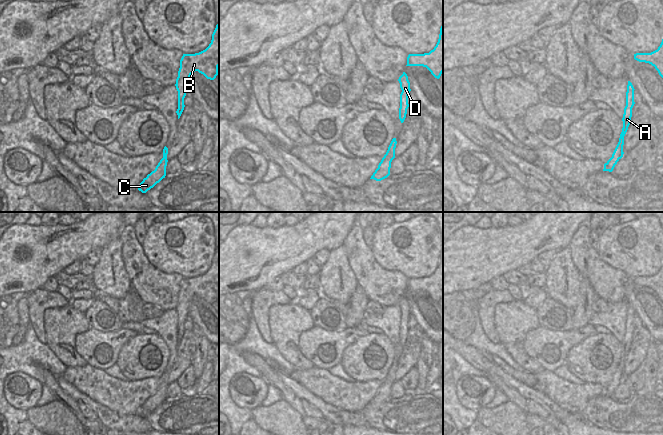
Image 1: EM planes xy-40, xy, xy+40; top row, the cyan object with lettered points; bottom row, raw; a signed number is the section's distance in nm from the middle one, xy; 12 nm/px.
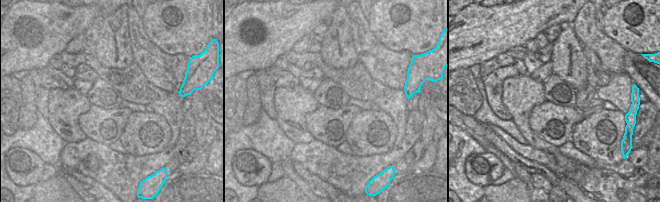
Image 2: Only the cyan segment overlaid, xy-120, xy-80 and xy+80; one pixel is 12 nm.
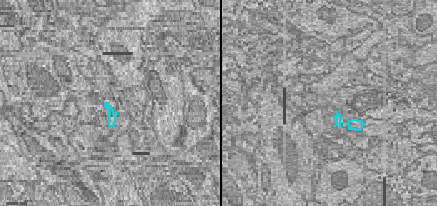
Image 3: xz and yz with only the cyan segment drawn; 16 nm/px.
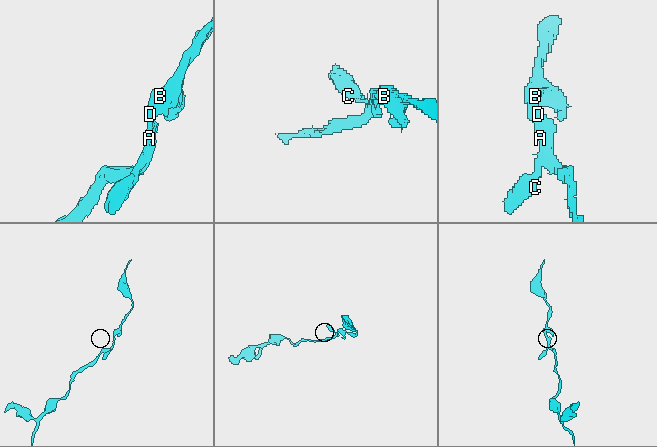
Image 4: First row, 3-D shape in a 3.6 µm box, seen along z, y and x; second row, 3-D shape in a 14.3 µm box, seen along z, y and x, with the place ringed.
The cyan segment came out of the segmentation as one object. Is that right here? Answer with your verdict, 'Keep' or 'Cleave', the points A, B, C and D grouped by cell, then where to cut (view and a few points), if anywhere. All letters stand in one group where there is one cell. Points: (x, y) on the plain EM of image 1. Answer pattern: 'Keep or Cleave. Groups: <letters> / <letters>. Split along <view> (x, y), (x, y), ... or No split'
Keep. Groups: A B C D. No split

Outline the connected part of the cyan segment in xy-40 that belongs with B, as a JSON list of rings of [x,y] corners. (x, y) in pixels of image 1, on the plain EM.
[[[219,247],[212,258],[209,270],[195,278],[183,278],[180,284],[180,292],[176,303],[176,313],[178,315],[178,333],[176,335],[178,343],[184,334],[184,322],[188,316],[188,306],[193,296],[198,295],[207,303],[214,304],[218,299],[219,291]]]

